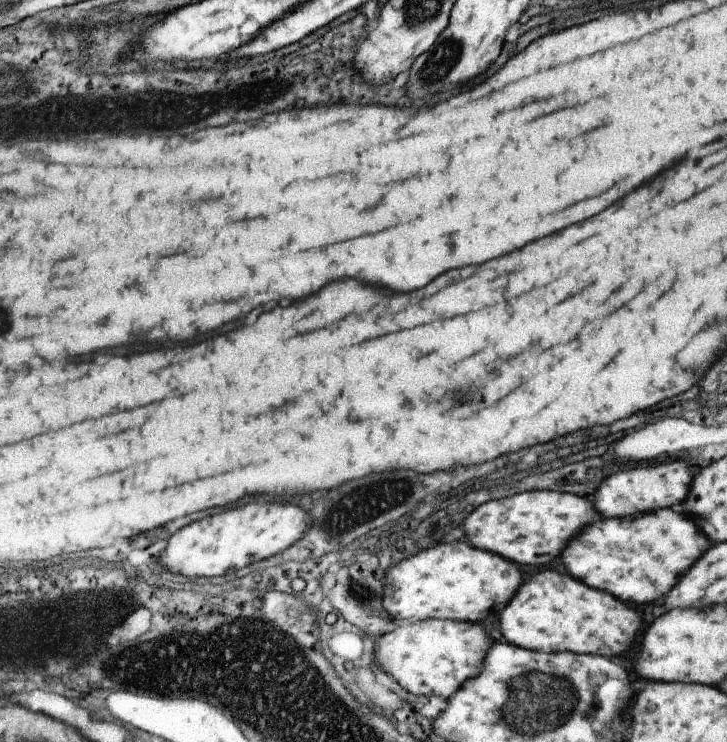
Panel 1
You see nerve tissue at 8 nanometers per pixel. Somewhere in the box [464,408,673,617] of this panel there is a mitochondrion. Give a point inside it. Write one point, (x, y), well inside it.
(620, 548)

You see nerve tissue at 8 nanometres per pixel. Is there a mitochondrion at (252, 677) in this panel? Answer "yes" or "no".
yes

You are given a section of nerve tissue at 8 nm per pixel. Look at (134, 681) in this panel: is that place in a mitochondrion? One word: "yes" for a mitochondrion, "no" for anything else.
no

